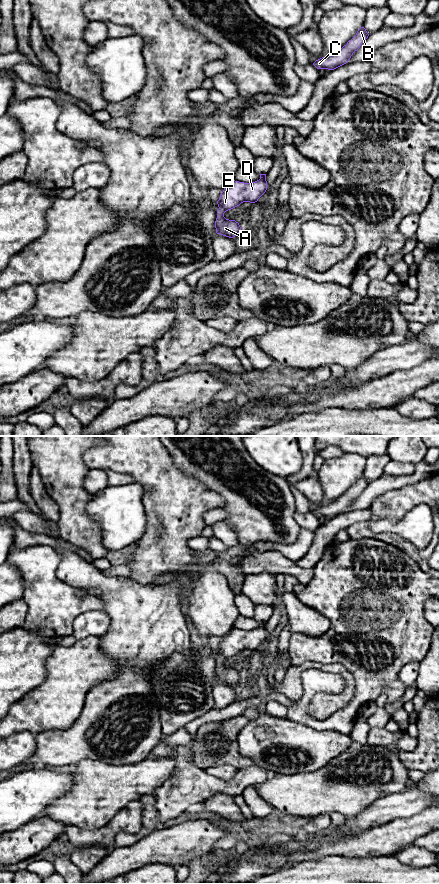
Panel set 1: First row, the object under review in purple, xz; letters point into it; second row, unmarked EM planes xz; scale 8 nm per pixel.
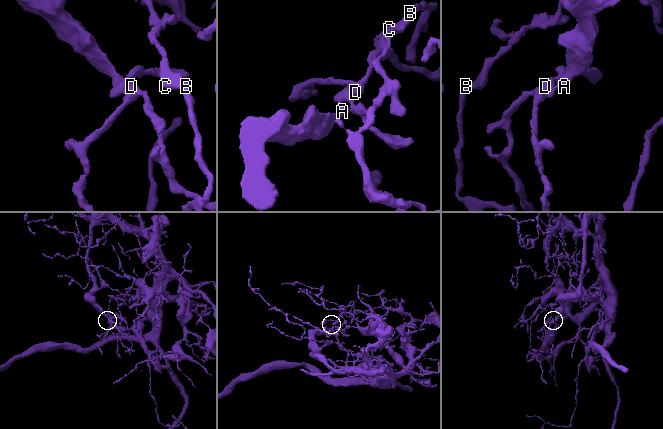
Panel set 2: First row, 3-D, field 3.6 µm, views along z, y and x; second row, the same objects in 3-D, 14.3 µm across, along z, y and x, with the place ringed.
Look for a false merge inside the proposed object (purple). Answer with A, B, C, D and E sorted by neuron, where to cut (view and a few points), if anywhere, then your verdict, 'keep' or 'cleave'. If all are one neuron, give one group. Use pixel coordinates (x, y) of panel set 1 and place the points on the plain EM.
A B C D E | no cut | keep

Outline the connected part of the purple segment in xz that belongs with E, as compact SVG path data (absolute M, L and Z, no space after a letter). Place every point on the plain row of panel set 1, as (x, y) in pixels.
M260 622L260 627L252 631L233 628L226 634L217 649L219 657L215 669L216 681L233 686L241 678L238 670L224 665L224 661L239 654L243 650L255 651L266 640L266 622Z

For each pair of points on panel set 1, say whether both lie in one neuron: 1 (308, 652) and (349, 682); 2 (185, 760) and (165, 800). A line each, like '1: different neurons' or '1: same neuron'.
1: different neurons
2: same neuron

